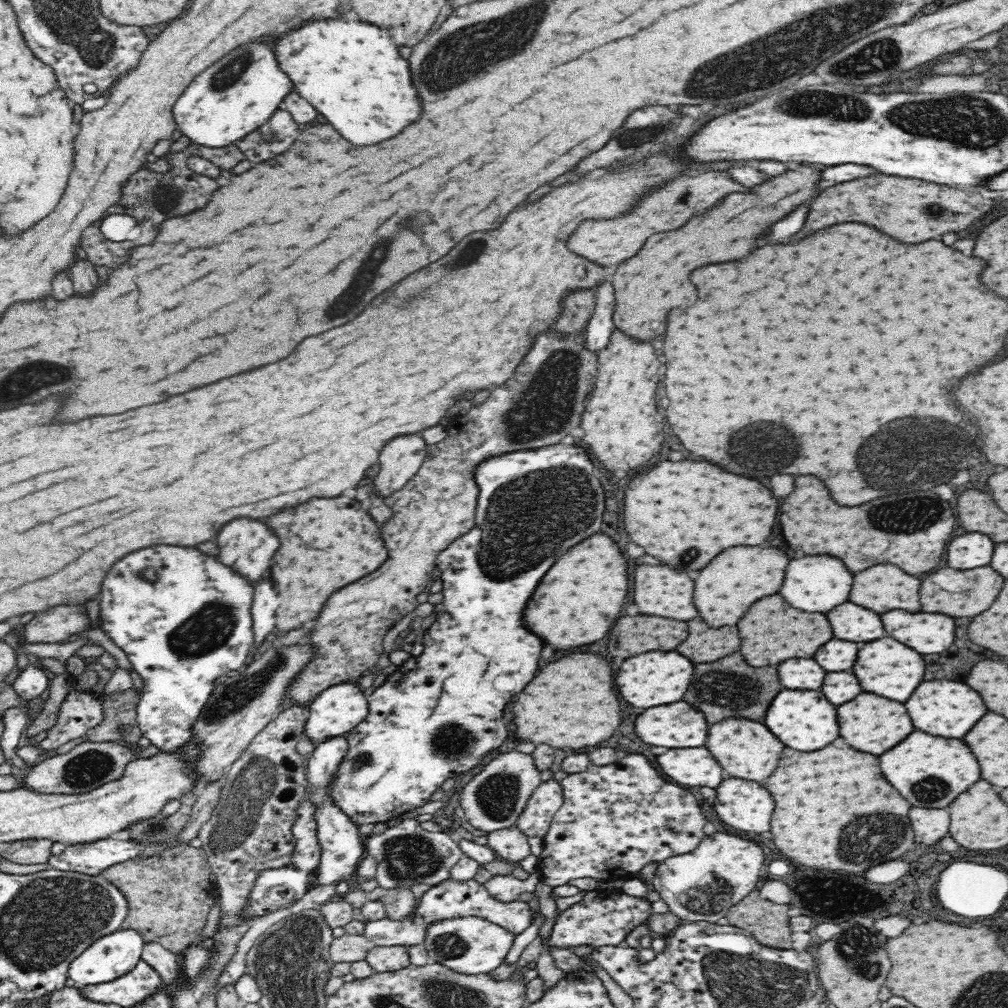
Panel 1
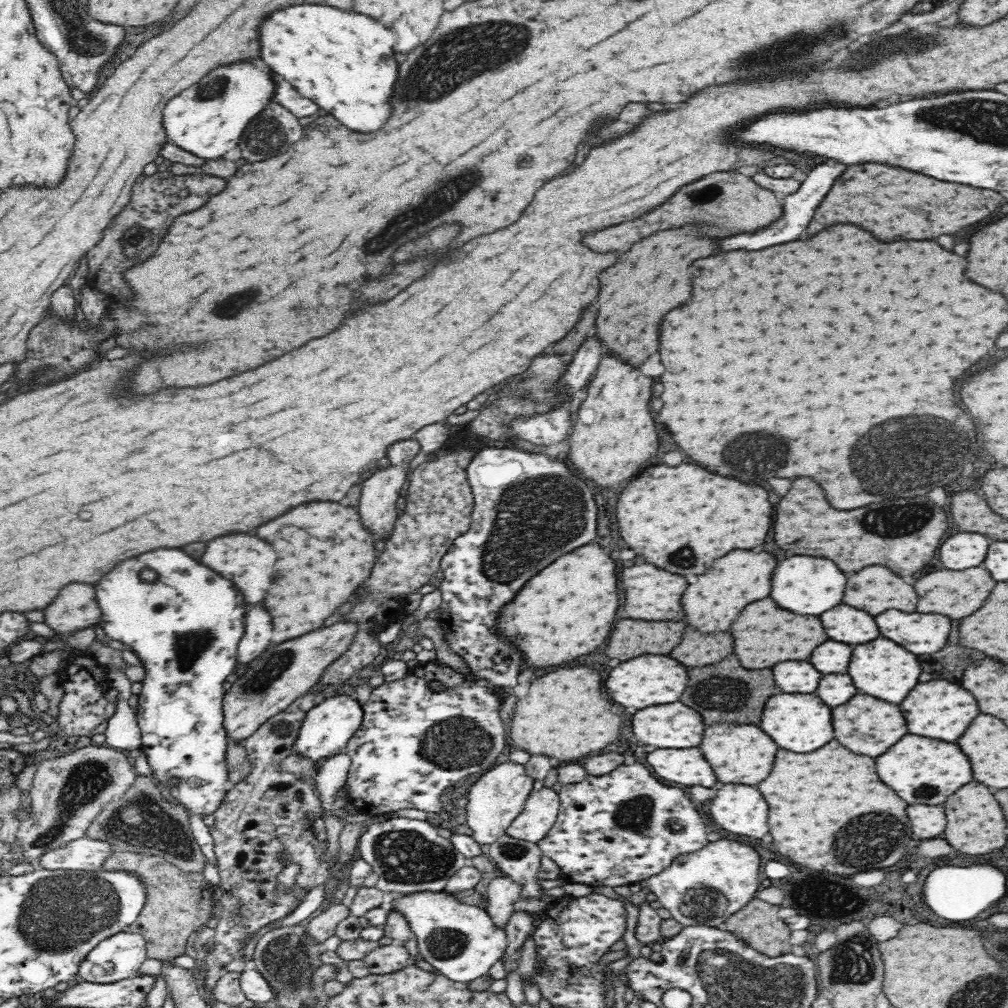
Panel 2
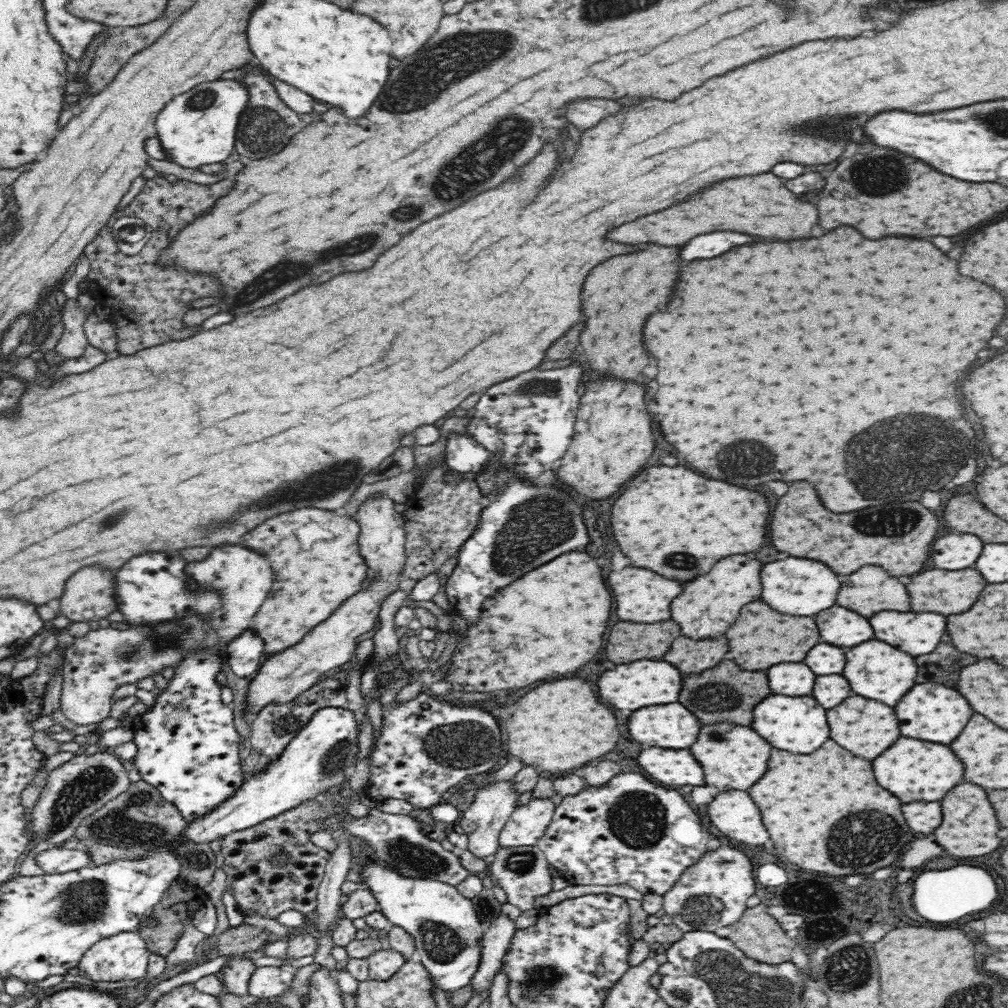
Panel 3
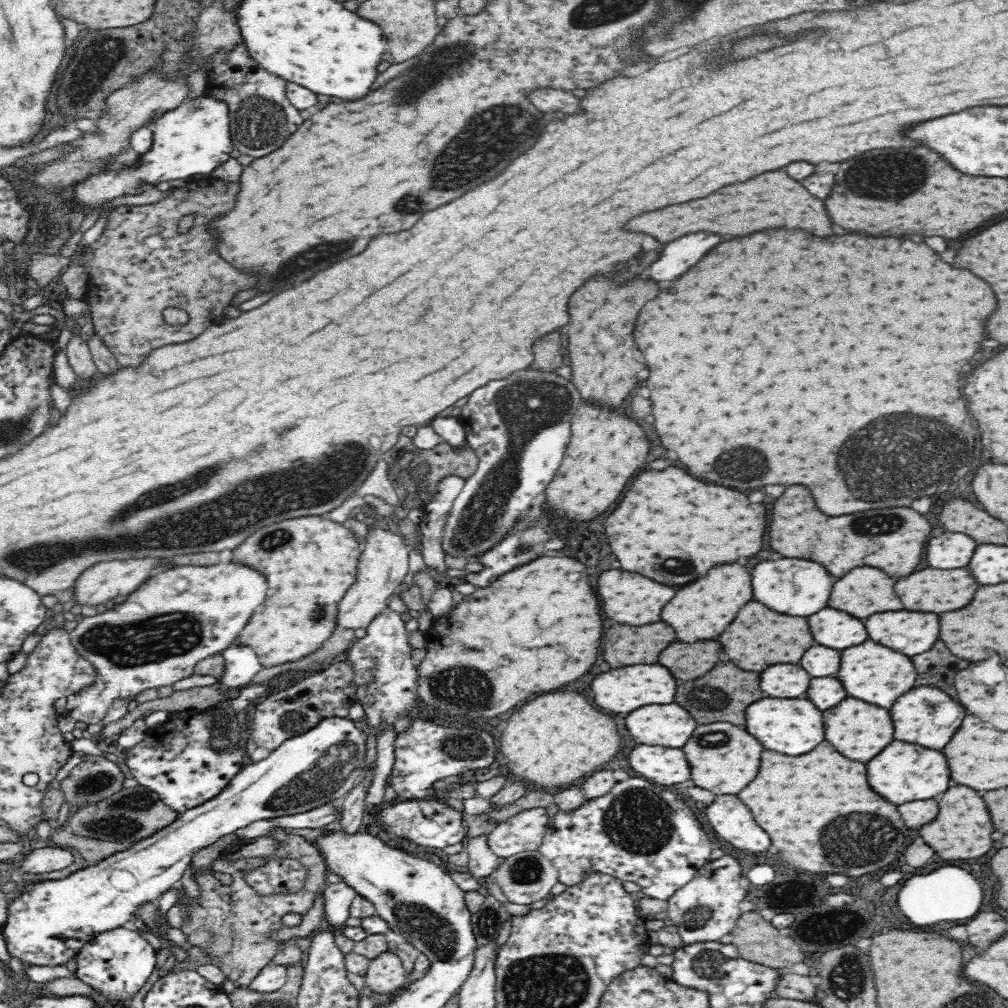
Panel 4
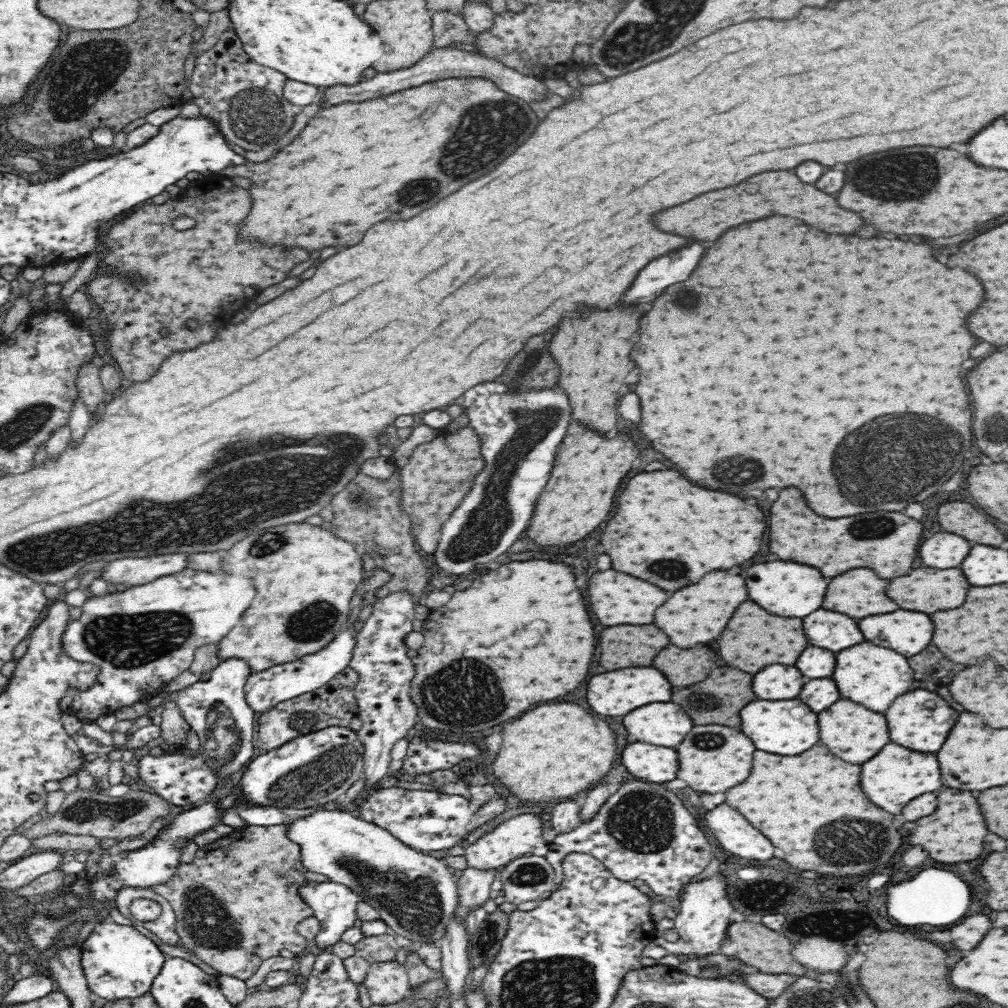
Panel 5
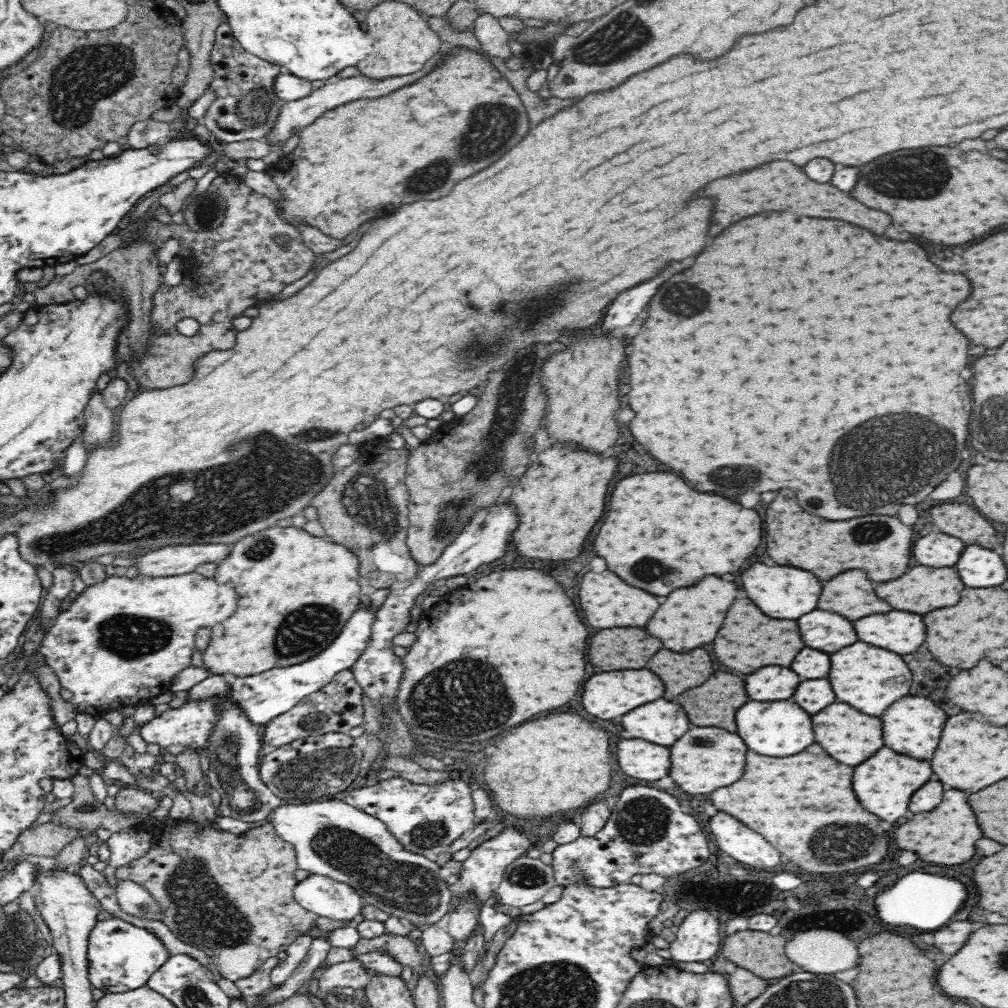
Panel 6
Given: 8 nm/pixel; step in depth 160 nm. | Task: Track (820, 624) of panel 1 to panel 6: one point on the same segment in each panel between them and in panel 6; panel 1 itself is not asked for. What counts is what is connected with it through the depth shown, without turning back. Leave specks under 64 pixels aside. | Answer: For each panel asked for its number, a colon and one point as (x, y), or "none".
2: (764, 635)
3: (761, 638)
4: (758, 638)
5: (753, 638)
6: (747, 640)

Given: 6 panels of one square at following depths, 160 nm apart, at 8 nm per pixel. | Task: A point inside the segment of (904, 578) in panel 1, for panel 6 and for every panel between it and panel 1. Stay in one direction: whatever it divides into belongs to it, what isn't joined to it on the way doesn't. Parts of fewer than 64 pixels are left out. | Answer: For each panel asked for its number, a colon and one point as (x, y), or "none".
2: (875, 588)
3: (871, 589)
4: (865, 591)
5: (859, 593)
6: (851, 594)

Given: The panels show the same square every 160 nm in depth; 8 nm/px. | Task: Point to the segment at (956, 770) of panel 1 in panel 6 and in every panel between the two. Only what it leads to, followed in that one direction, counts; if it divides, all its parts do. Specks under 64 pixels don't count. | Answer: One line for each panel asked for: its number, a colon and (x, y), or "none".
2: (923, 771)
3: (913, 770)
4: (904, 772)
5: (896, 775)
6: (885, 783)

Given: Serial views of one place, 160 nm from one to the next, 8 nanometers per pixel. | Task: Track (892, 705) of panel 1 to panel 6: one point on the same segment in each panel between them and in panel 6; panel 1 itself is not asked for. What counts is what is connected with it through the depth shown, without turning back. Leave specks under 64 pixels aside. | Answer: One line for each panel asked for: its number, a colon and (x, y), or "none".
2: (865, 725)
3: (866, 728)
4: (859, 731)
5: (851, 731)
6: (849, 736)

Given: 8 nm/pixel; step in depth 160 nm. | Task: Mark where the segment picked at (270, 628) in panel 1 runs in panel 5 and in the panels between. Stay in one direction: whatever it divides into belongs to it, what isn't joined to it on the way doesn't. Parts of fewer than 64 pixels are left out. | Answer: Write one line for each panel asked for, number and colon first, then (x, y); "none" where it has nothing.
2: (258, 625)
3: (244, 654)
4: (241, 662)
5: (217, 710)

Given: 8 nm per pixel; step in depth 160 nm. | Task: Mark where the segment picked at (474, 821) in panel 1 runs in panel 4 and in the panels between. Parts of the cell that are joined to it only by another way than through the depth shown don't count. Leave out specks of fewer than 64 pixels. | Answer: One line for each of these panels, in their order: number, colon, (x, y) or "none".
2: (498, 798)
3: (494, 803)
4: (482, 861)

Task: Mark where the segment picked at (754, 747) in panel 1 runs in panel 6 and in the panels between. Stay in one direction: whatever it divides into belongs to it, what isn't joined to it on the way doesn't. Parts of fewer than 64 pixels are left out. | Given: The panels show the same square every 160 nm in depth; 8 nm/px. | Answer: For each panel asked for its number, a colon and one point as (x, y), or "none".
2: (739, 753)
3: (734, 757)
4: (725, 767)
5: (713, 758)
6: (704, 759)

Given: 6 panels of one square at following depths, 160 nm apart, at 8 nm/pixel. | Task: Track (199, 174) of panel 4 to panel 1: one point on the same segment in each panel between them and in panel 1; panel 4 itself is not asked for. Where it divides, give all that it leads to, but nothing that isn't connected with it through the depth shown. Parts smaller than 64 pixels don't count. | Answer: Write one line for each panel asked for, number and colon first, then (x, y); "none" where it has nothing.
1: (236, 95)
2: (208, 119)
3: (198, 127)

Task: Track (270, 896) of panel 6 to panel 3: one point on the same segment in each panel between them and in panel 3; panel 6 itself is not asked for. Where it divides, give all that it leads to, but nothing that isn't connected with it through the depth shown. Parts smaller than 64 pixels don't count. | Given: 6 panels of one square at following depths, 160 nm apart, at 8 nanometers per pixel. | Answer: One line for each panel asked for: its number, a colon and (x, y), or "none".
3: (235, 975)
4: (231, 922)
5: (238, 903)

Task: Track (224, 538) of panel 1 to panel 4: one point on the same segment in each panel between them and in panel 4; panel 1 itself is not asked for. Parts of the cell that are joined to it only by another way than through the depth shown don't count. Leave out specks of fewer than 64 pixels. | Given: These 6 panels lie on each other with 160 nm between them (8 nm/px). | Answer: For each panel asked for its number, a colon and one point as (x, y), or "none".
2: (249, 562)
3: (94, 666)
4: (139, 644)

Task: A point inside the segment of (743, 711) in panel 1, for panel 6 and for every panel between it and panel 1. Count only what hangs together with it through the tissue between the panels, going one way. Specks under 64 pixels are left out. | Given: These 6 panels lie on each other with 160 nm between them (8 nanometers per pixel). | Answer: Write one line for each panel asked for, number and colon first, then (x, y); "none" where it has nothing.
2: (741, 699)
3: (715, 695)
4: (716, 697)
5: (715, 699)
6: (703, 704)

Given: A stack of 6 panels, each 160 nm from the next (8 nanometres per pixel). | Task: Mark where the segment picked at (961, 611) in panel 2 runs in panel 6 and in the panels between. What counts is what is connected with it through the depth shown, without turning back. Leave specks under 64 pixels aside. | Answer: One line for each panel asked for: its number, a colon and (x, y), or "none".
3: (945, 592)
4: (938, 591)
5: (928, 590)
6: (923, 589)

